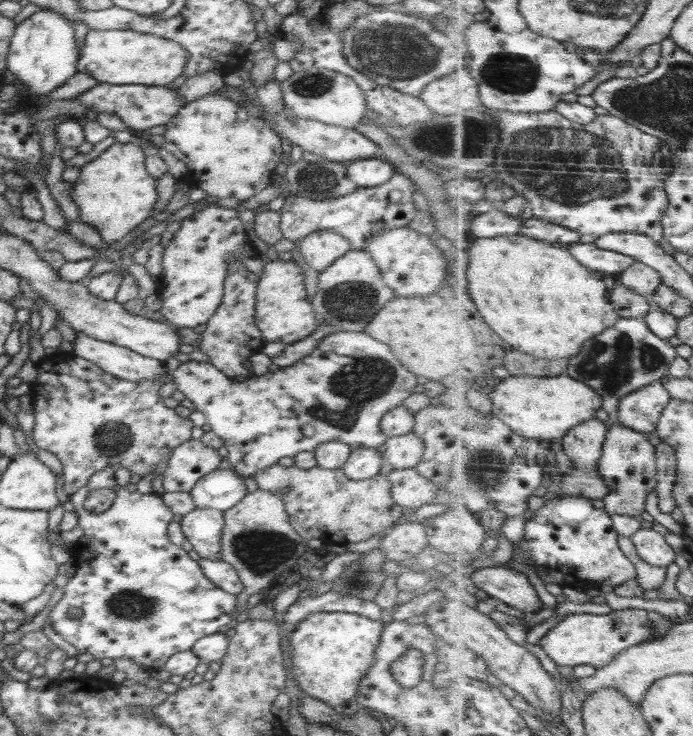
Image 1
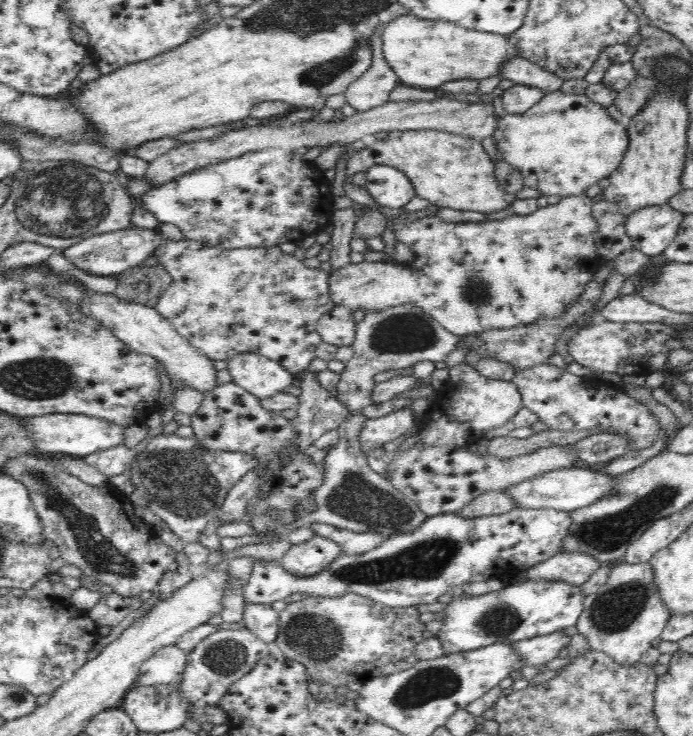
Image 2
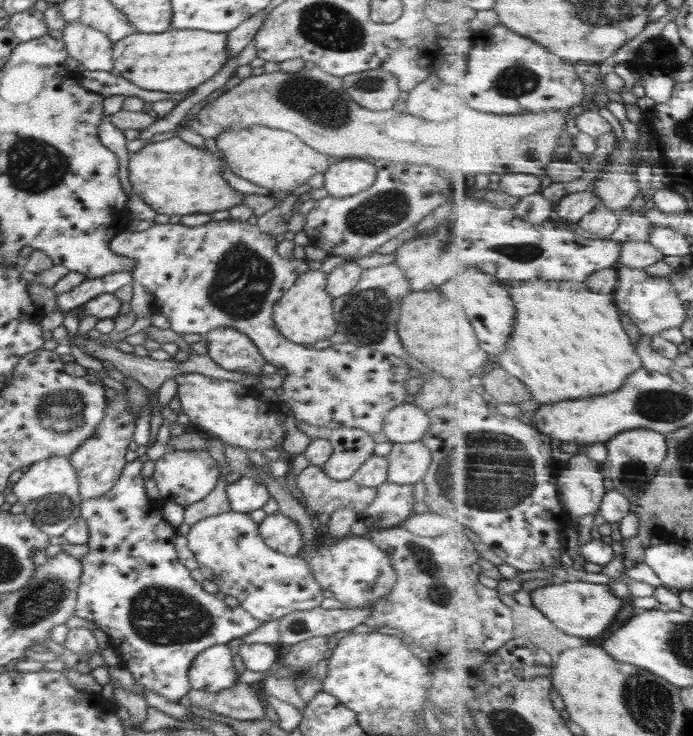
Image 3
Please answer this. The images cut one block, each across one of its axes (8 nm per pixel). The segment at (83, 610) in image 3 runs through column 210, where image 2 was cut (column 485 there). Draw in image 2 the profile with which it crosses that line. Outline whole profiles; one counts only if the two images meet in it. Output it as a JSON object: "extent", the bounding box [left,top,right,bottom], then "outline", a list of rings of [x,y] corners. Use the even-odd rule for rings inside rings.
{"extent":[438,580,585,654],"outline":[[[547,580],[505,583],[500,590],[465,599],[457,593],[444,610],[446,616],[438,639],[445,654],[452,654],[496,643],[511,645],[527,638],[563,632],[562,629],[577,623],[584,610],[585,598],[580,586]]]}

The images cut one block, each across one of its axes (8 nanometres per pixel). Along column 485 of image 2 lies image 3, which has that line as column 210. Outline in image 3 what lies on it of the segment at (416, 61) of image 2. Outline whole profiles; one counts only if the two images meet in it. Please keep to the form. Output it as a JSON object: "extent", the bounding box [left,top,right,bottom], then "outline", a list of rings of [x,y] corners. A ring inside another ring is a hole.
{"extent":[112,28,230,92],"outline":[[[171,28],[160,34],[132,33],[113,43],[112,60],[120,76],[146,90],[186,92],[212,78],[230,59],[228,33]]]}

